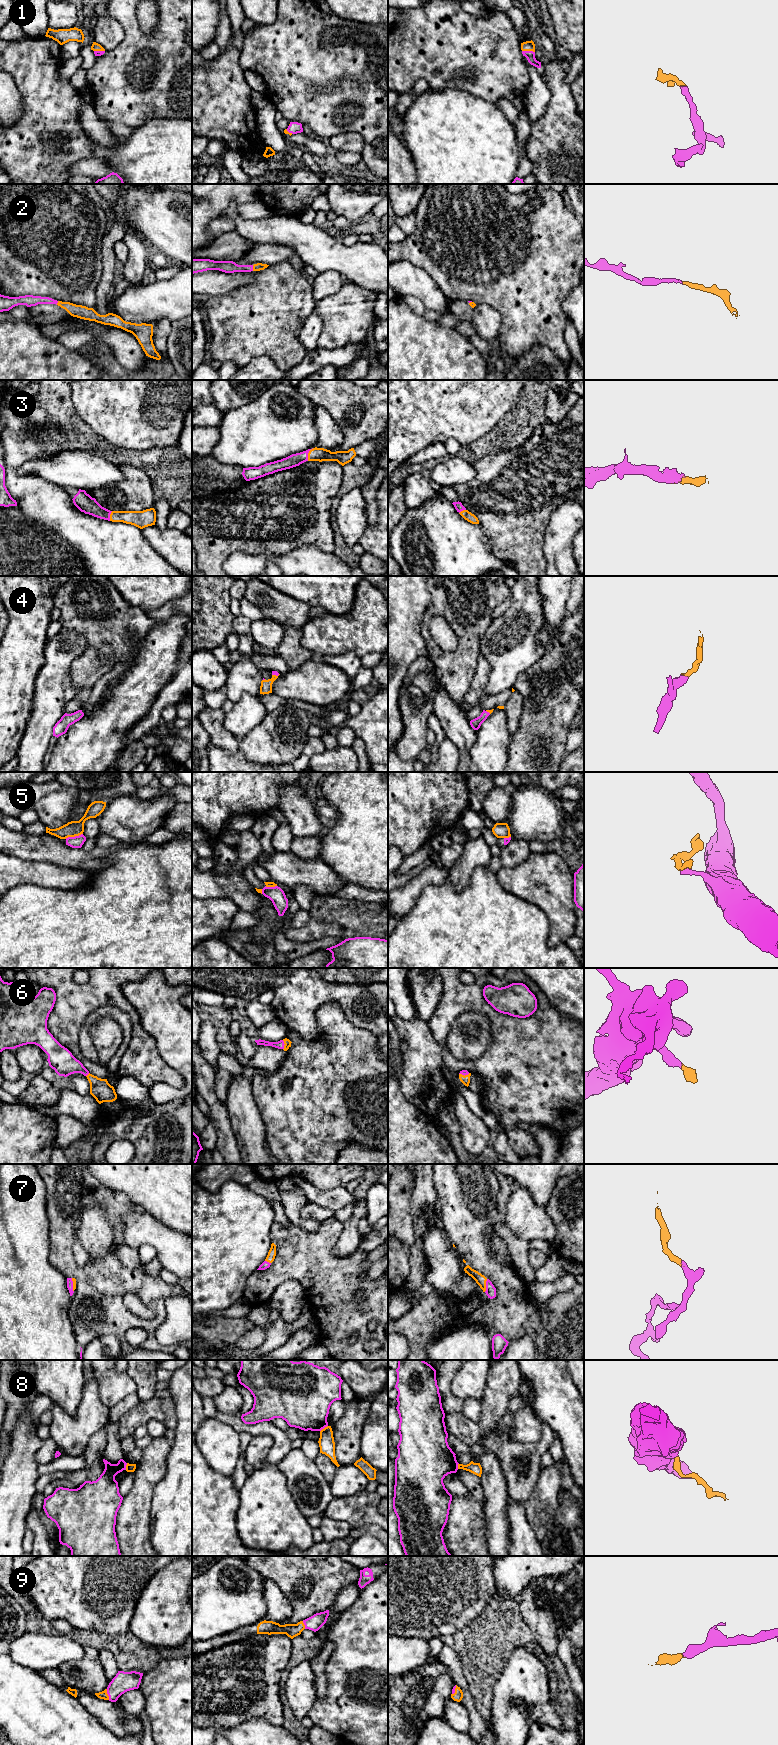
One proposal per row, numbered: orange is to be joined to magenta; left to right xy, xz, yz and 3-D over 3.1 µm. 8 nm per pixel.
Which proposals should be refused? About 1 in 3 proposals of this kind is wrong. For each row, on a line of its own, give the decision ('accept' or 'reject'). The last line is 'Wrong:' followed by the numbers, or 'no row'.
1: accept
2: accept
3: accept
4: accept
5: reject
6: accept
7: accept
8: reject
9: accept
Wrong: 5, 8

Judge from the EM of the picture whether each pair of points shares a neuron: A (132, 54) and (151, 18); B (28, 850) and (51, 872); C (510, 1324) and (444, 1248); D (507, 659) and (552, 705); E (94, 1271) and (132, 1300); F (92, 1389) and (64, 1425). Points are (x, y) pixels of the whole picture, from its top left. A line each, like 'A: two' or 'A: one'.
A: two
B: two
C: two
D: two
E: two
F: one

